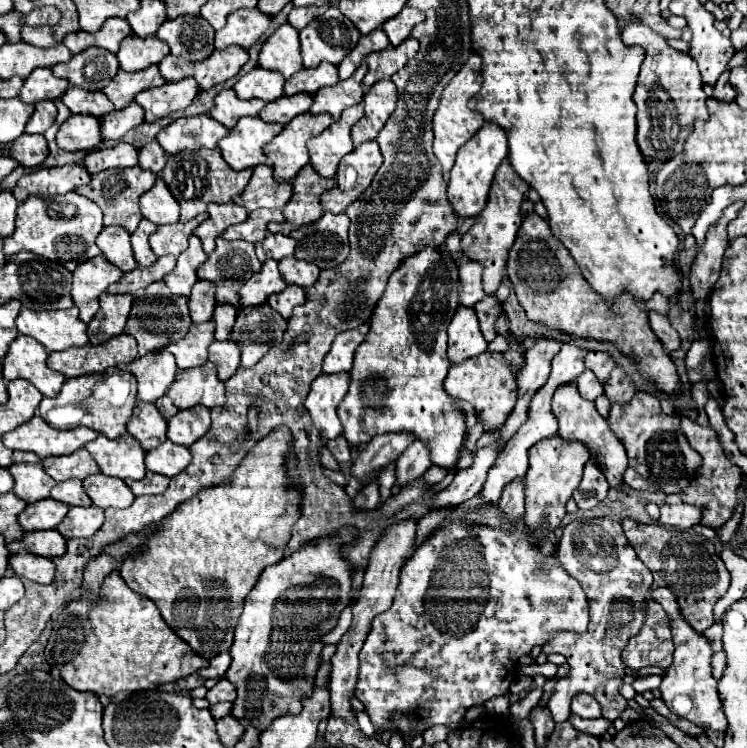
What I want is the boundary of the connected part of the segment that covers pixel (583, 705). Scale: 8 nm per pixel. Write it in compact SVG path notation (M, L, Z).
M578 694L572 700L572 710L574 714L578 714L580 718L600 718L600 704L588 696L588 694Z

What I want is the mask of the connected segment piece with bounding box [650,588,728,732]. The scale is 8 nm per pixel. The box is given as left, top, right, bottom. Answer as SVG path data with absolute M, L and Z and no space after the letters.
M654 588L650 592L650 600L658 602L666 614L670 616L670 626L672 626L672 638L674 638L674 662L668 668L666 676L662 678L660 684L660 692L662 692L662 700L666 702L666 706L678 714L680 718L690 720L692 724L704 728L704 730L716 730L716 732L726 732L728 722L724 718L724 710L722 710L722 702L718 698L718 690L716 690L716 680L712 678L712 648L708 644L708 640L702 634L696 634L680 616L678 612L678 604L674 600L674 594L668 588Z

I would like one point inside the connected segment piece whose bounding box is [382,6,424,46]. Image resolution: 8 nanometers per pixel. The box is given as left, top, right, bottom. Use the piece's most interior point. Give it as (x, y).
(398, 29)

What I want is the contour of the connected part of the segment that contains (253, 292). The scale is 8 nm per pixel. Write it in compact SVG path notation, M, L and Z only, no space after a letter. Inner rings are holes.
M266 260L262 264L262 270L252 274L252 278L248 282L244 282L244 286L240 288L240 292L238 292L240 306L260 306L268 300L270 294L278 294L284 288L286 286L280 278L278 262Z

